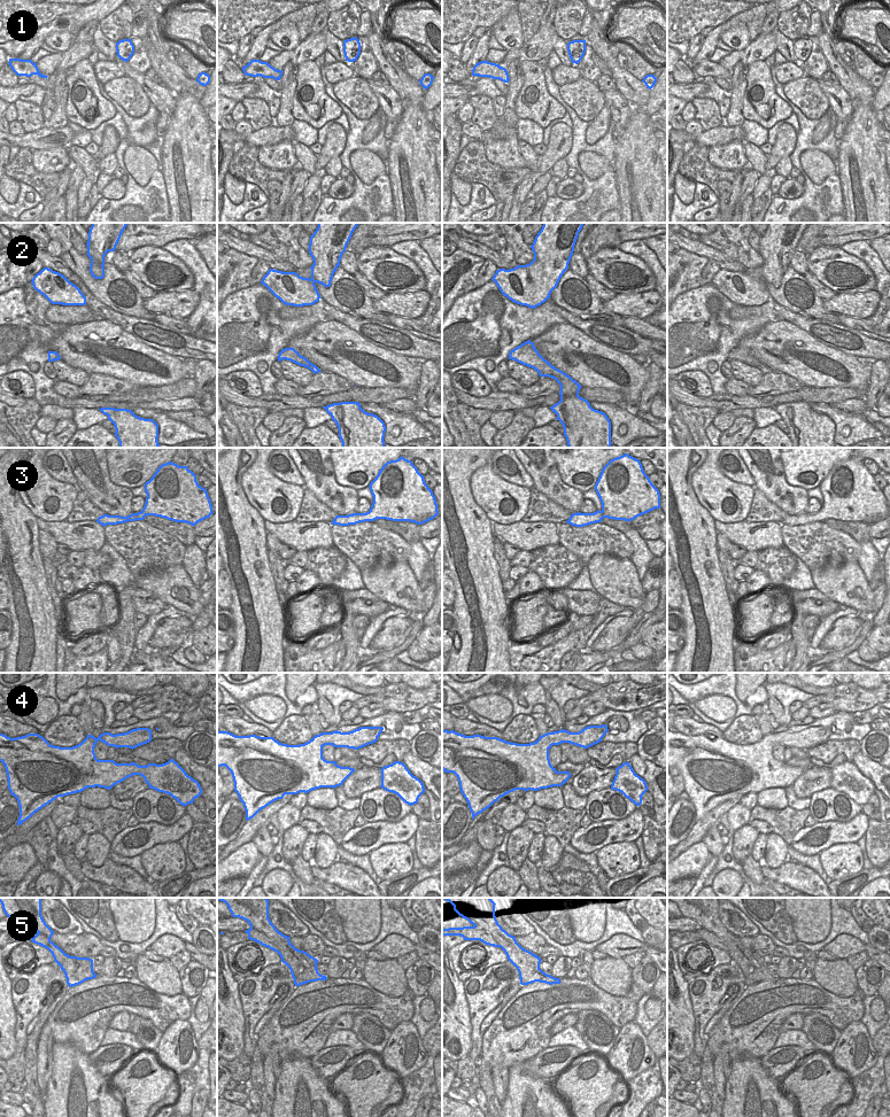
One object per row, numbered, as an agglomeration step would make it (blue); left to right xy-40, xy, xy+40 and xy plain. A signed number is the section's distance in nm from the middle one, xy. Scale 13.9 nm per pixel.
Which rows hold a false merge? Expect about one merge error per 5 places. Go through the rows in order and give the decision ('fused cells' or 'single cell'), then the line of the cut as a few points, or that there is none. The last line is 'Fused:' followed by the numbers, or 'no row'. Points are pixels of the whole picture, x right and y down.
1: single cell; cut none
2: single cell; cut none
3: single cell; cut none
4: single cell; cut none
5: fused cells; cut xy (250, 927), (262, 931), (276, 945), (279, 953)
Fused: 5

